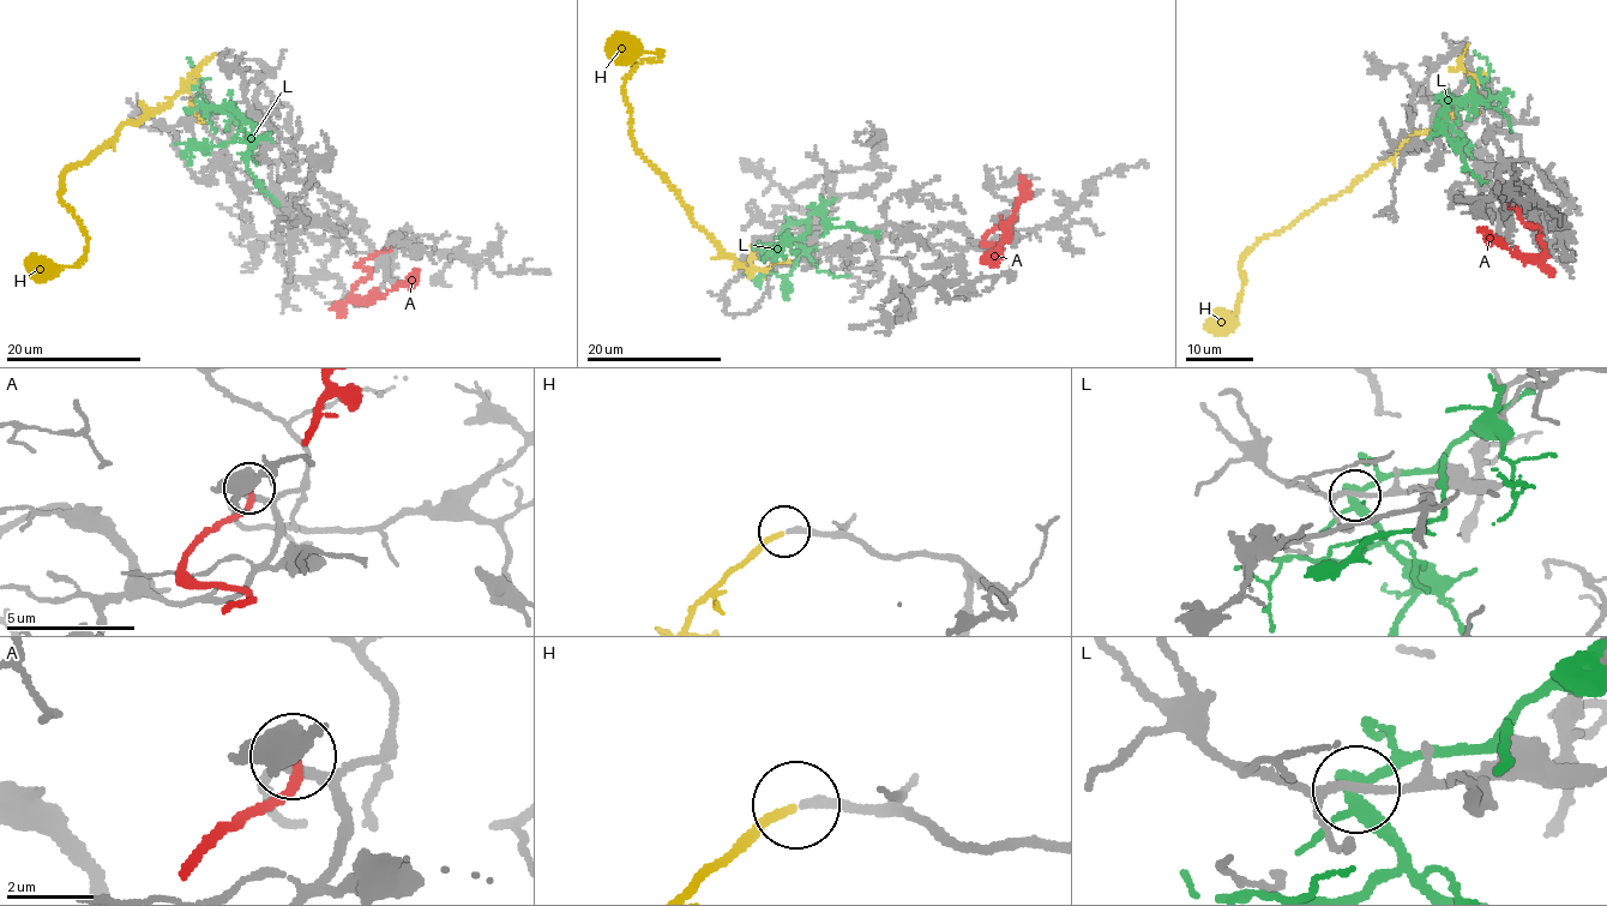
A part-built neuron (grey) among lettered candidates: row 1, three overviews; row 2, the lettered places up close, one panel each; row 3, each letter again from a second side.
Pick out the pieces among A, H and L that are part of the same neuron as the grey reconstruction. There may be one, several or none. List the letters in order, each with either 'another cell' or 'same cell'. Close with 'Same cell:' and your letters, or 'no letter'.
A: another cell
H: same cell
L: another cell
Same cell: H

